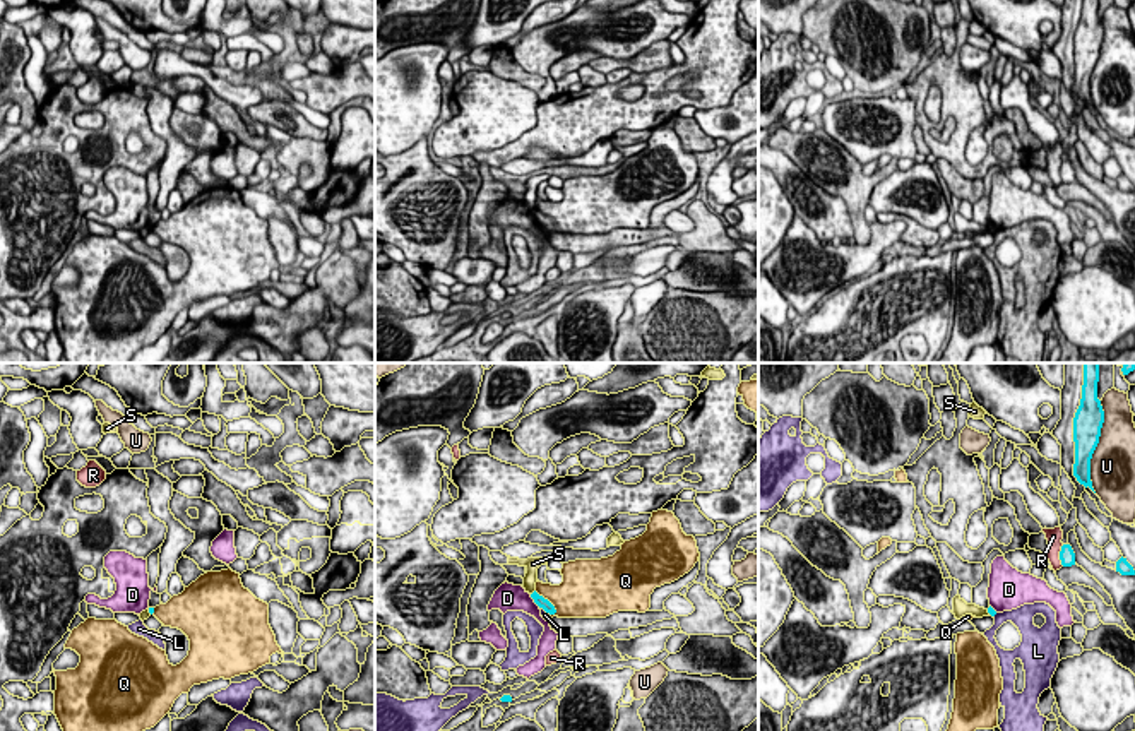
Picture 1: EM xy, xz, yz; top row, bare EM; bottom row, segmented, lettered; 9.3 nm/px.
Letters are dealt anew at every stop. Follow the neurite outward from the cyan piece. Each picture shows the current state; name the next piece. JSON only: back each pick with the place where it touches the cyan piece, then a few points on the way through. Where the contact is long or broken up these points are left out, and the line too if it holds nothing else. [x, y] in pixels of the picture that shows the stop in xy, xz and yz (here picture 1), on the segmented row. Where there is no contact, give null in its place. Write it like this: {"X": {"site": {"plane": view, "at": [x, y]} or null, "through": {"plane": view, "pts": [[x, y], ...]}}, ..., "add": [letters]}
{"add": []}

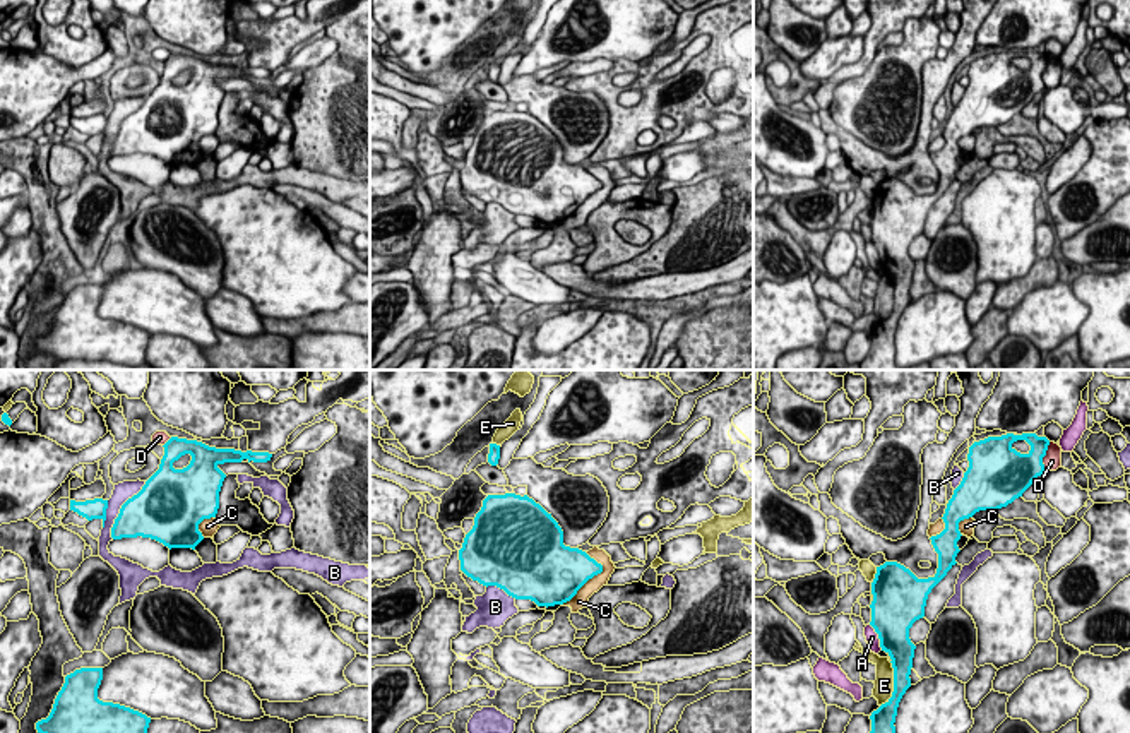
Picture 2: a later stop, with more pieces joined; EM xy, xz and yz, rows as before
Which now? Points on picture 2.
{"add": []}

